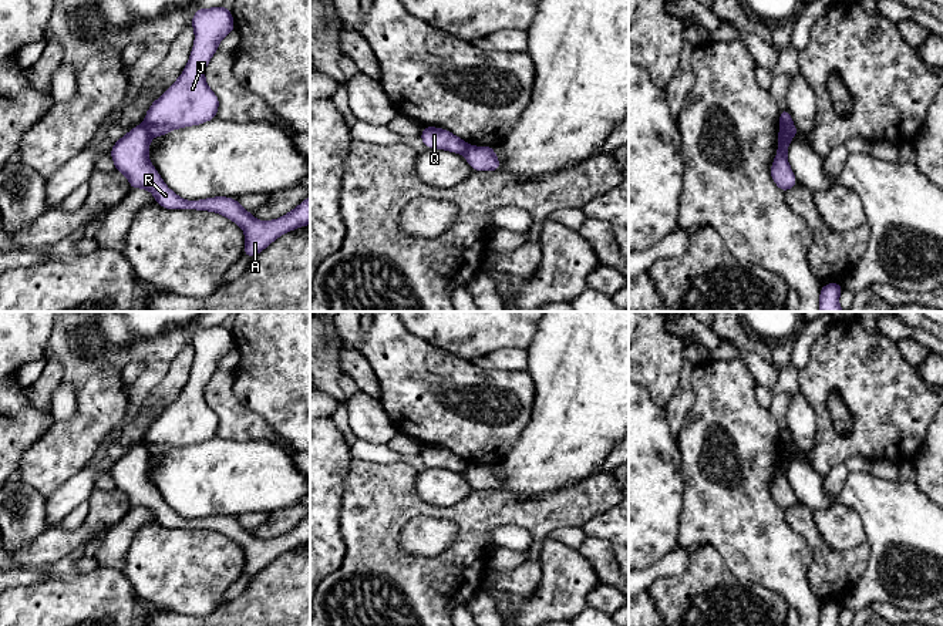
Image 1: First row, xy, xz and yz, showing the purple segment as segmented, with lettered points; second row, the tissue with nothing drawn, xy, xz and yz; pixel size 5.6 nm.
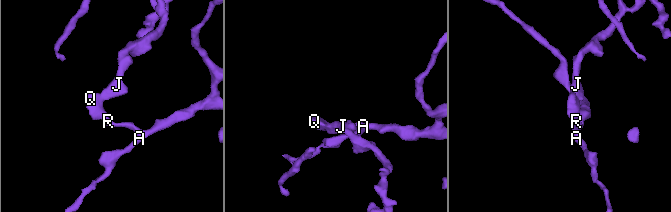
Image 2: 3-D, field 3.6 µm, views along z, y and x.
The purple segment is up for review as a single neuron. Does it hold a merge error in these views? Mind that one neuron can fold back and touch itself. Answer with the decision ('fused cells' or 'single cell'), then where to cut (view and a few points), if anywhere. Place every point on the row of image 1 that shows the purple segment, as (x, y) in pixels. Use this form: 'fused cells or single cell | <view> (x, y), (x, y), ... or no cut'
fused cells | xy (145, 123), (151, 137)

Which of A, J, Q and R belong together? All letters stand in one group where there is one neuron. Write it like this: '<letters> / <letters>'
A Q R / J

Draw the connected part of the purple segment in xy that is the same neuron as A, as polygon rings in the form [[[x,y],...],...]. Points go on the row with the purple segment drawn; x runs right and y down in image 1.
[[[141,124],[119,138],[111,149],[115,168],[129,179],[131,189],[144,188],[151,191],[155,202],[165,209],[211,211],[236,222],[245,232],[245,256],[253,258],[280,235],[310,225],[310,196],[284,216],[266,222],[255,219],[233,198],[182,199],[165,185],[156,168],[149,162],[151,138],[146,124]]]

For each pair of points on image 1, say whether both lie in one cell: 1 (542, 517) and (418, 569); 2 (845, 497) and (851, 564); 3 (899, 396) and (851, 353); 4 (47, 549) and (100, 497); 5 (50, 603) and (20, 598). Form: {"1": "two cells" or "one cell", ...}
{"1": "one cell", "2": "two cells", "3": "one cell", "4": "one cell", "5": "one cell"}

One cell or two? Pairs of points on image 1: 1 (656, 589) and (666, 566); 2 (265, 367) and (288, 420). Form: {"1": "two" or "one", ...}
{"1": "two", "2": "one"}

